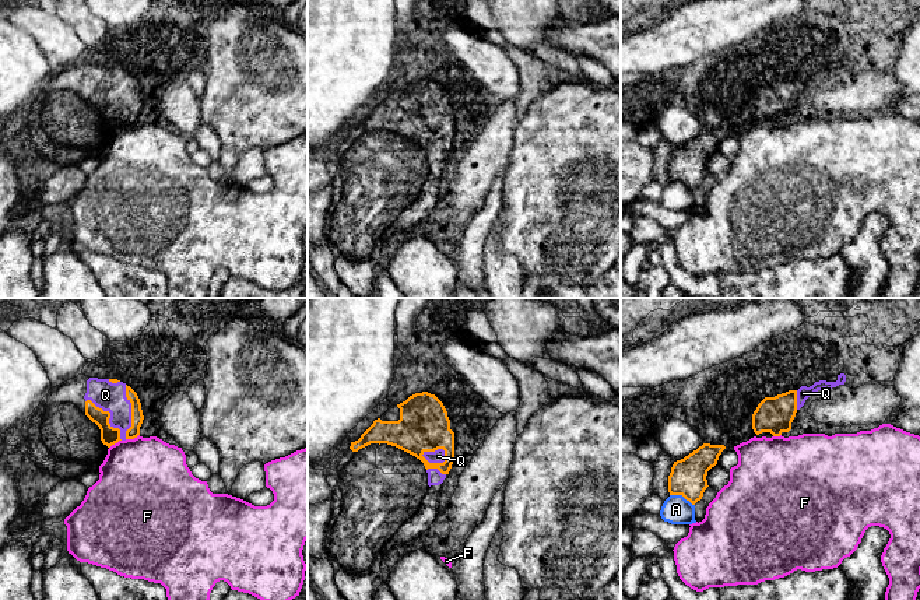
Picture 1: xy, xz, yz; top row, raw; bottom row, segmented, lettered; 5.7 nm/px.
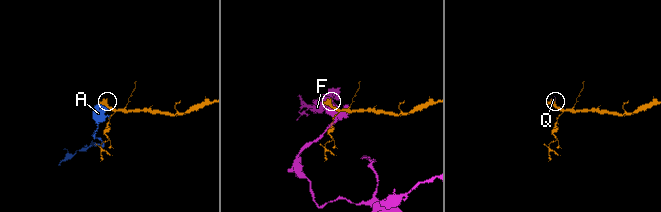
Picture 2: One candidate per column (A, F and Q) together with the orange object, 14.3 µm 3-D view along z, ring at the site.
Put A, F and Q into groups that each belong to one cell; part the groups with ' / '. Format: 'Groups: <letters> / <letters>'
Groups: A / F / Q

